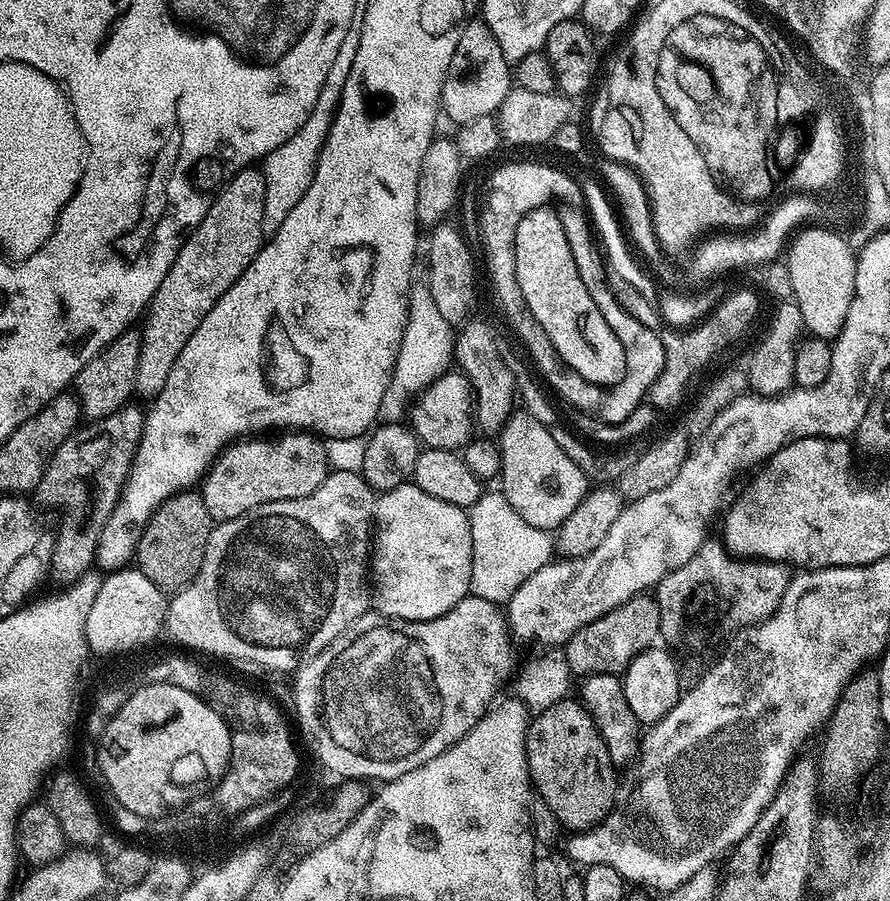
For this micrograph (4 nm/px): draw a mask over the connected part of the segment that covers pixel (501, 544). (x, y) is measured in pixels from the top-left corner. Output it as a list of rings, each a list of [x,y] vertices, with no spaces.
[[[485,491],[473,508],[468,512],[470,522],[470,538],[472,539],[472,573],[470,574],[471,595],[497,606],[507,605],[509,598],[516,593],[518,586],[530,578],[530,574],[538,574],[542,566],[546,566],[554,556],[554,536],[552,532],[544,532],[538,526],[530,526],[522,514],[518,514],[503,491]]]

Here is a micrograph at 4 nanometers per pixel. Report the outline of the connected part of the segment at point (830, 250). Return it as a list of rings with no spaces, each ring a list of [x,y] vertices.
[[[808,226],[792,244],[786,263],[790,270],[790,282],[794,303],[802,310],[805,329],[812,336],[821,336],[832,342],[840,335],[854,298],[856,256],[843,235],[831,232],[826,226]]]

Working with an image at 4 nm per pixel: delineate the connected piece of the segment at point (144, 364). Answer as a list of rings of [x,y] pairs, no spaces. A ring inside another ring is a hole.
[[[259,167],[241,168],[219,189],[212,205],[206,210],[206,218],[184,238],[166,278],[158,286],[151,304],[146,309],[146,321],[142,327],[142,354],[138,360],[135,395],[154,398],[166,386],[182,346],[198,330],[202,318],[210,314],[212,307],[242,278],[242,274],[254,262],[266,243],[262,214],[266,206],[266,178]]]

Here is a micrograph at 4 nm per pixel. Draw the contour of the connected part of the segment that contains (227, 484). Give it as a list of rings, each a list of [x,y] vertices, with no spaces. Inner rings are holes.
[[[276,434],[273,440],[256,440],[260,438],[240,438],[228,445],[215,460],[211,468],[203,477],[202,495],[206,502],[206,510],[213,521],[233,520],[253,512],[263,504],[278,502],[279,500],[298,500],[314,494],[330,471],[328,455],[323,446],[317,448],[292,448],[288,440],[283,440],[283,435]]]

